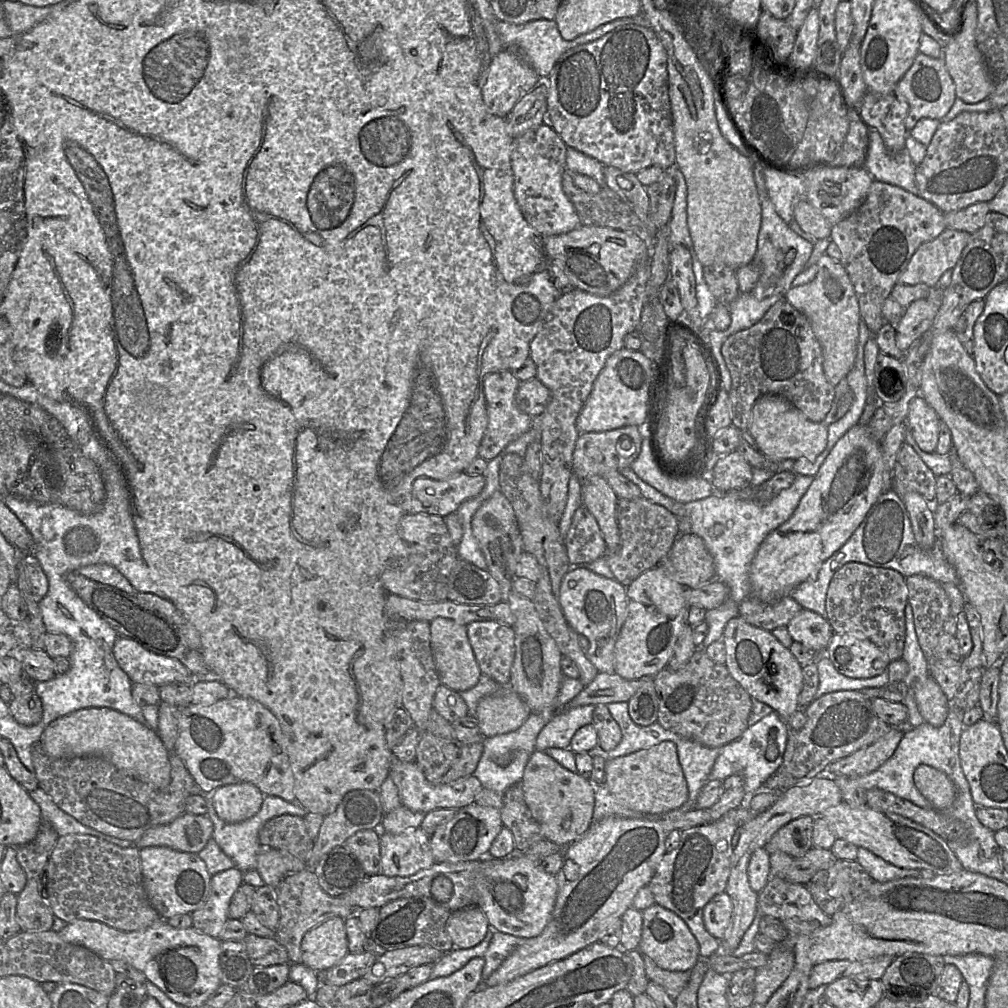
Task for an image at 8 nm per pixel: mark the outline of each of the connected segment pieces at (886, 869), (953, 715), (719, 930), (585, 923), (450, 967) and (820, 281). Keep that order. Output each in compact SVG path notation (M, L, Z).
M858 847L856 862L874 881L880 883L905 877L929 879L935 876L932 871L926 869L905 869L894 866L863 847Z
M950 702L950 711L949 711L949 714L944 722L944 724L940 727L934 727L932 726L931 724L927 723L927 722L923 722L921 723L920 725L916 726L916 727L907 727L907 729L905 729L905 732L904 732L904 735L898 745L898 747L896 748L895 752L893 753L893 755L887 759L879 768L877 768L875 771L869 773L869 774L866 774L864 776L861 776L858 778L858 784L860 785L861 788L863 788L864 790L870 790L870 789L874 789L874 788L877 788L877 789L881 789L883 791L886 791L886 792L890 792L892 794L894 794L895 796L899 797L899 798L902 798L904 800L907 800L907 801L910 801L912 802L913 804L921 807L921 808L924 808L924 809L933 809L931 807L931 804L929 803L929 801L919 792L919 790L916 788L915 784L914 784L914 781L913 781L913 774L914 774L914 771L915 769L917 768L917 766L919 766L920 764L925 764L925 765L928 765L928 766L931 766L937 770L940 770L942 771L943 773L945 773L947 775L947 777L952 781L952 783L954 784L955 786L955 789L956 789L956 799L954 801L954 804L948 809L948 810L938 810L938 811L944 811L948 814L950 814L950 816L953 816L953 817L959 817L959 816L962 816L964 815L964 813L966 813L966 816L967 818L970 820L971 824L974 824L974 820L976 820L976 814L975 814L975 811L976 811L976 805L974 804L973 800L972 800L972 797L971 797L971 793L970 793L970 787L969 787L969 783L967 781L967 779L965 778L964 776L964 773L963 773L963 770L961 768L961 764L960 764L960 759L959 759L959 741L960 741L960 737L961 737L961 733L963 731L963 724L962 724L962 721L961 721L961 717L962 717L963 714L960 714L960 713L957 713L957 710L952 710L952 703Z
M726 891L715 895L704 907L703 922L706 930L722 941L732 922L733 905Z
M692 809L671 820L654 821L625 817L608 817L592 822L587 831L564 848L564 862L555 875L558 886L552 916L543 932L533 938L526 938L502 962L486 980L485 987L495 987L526 975L555 961L563 960L574 953L599 942L602 935L632 907L637 892L651 881L656 867L666 854L665 840L673 830L683 830L710 823L708 809Z
M490 925L485 939L476 947L469 949L455 948L447 952L433 965L430 979L449 976L462 969L470 960L476 957L484 957L494 936L493 926Z
M824 253L816 264L818 271L814 280L791 287L785 299L809 320L822 348L825 376L835 387L854 365L861 316L854 287L840 261Z

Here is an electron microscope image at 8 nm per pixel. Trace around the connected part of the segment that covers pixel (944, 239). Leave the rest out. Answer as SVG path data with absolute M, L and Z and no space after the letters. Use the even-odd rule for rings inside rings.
M947 228L935 239L921 244L897 283L937 286L943 273L955 267L969 238L965 231Z

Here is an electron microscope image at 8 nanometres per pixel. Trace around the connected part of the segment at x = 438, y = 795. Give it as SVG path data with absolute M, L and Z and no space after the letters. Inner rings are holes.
M395 758L392 762L390 777L398 788L402 805L408 809L428 813L435 809L460 809L476 800L477 794L483 789L481 781L474 775L460 778L446 784L430 783L416 762L404 762Z

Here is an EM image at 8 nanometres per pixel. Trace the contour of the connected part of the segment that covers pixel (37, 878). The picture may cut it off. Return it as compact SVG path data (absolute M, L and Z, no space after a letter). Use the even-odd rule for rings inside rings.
M42 819L39 831L31 842L17 847L17 860L26 872L27 884L18 895L17 922L22 931L45 932L52 929L55 916L46 894L47 865L60 836L53 826Z

